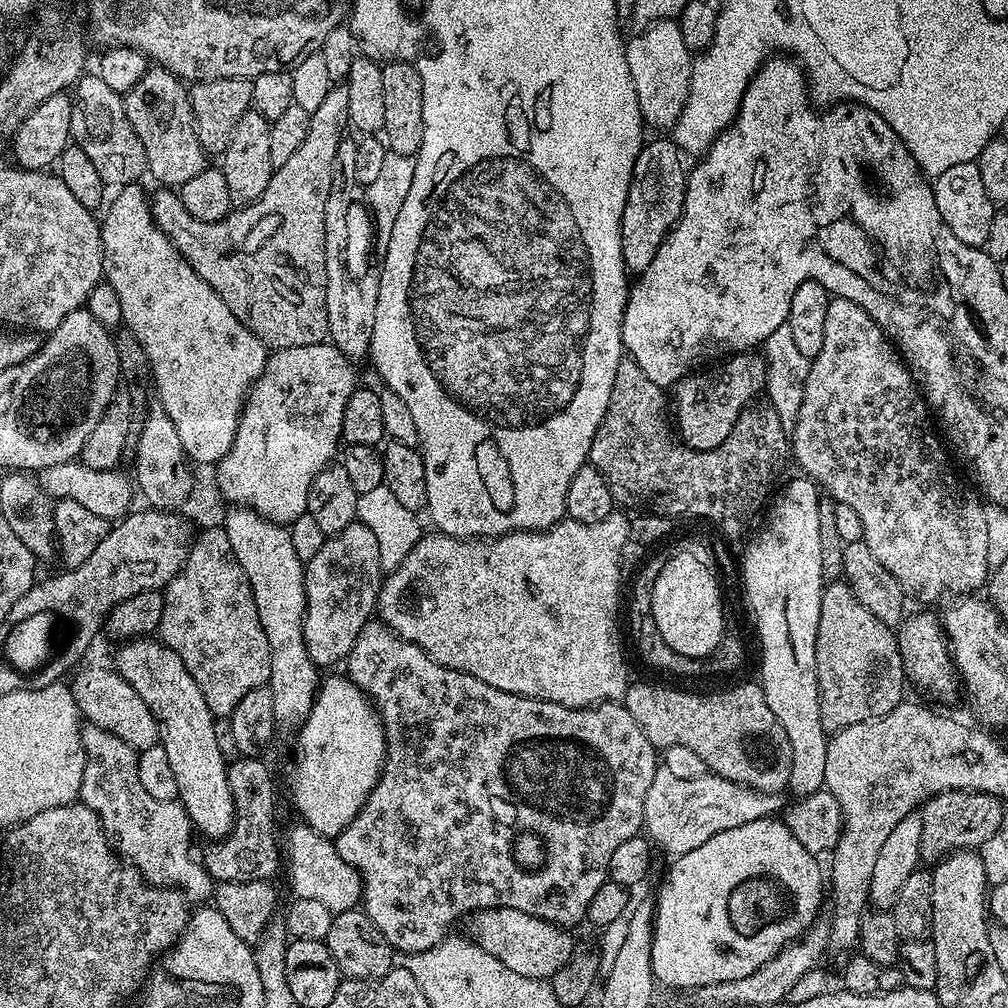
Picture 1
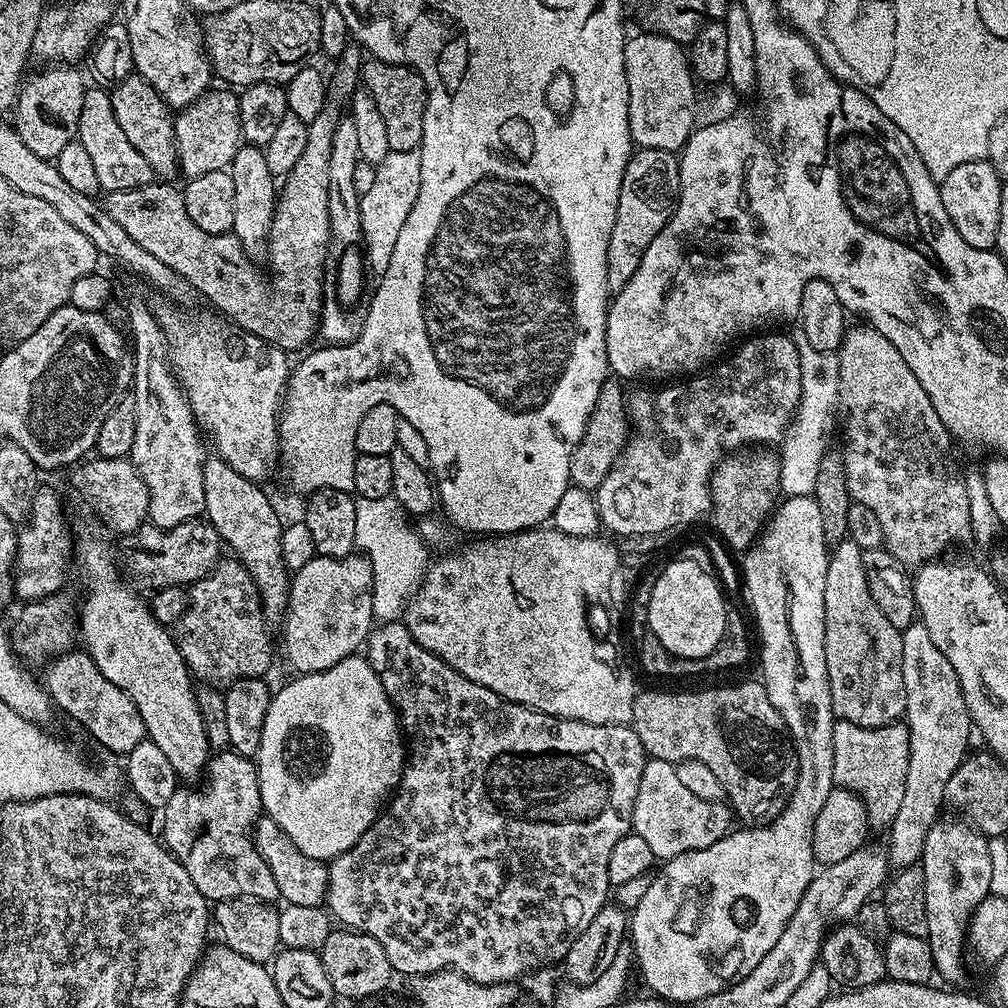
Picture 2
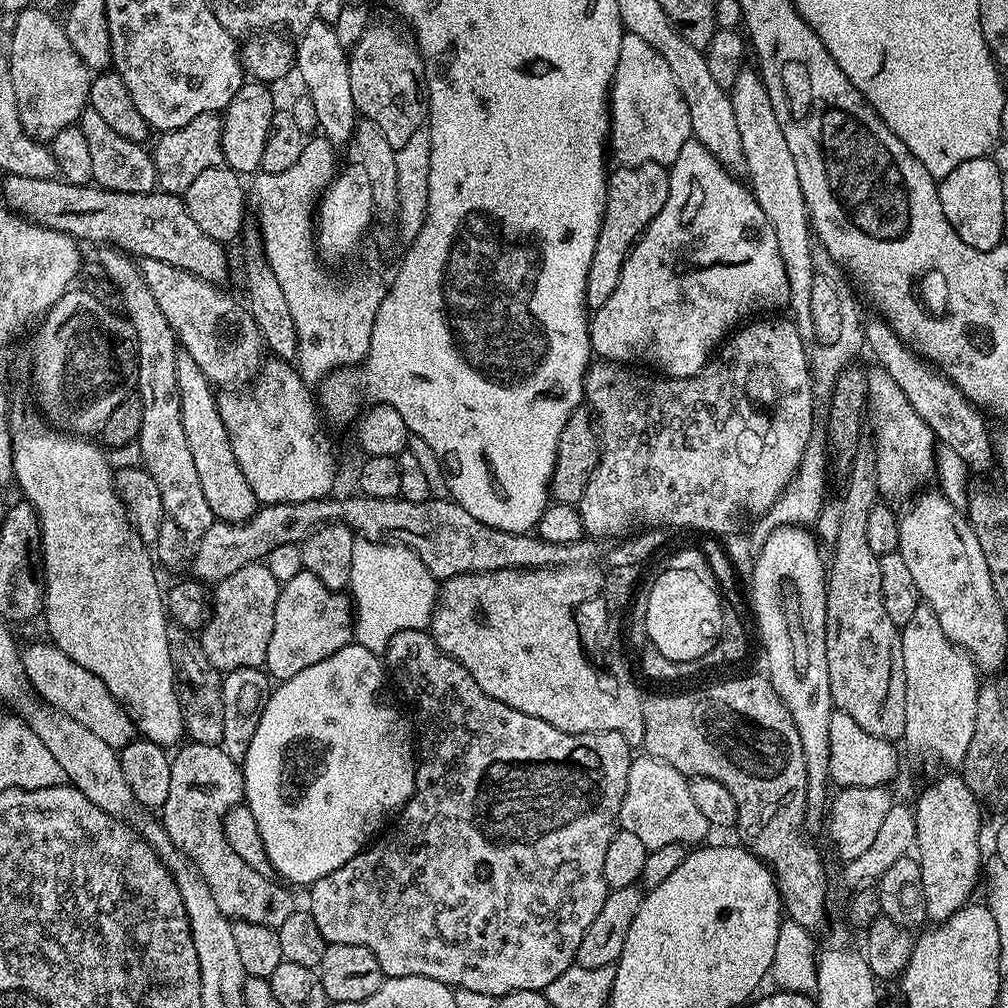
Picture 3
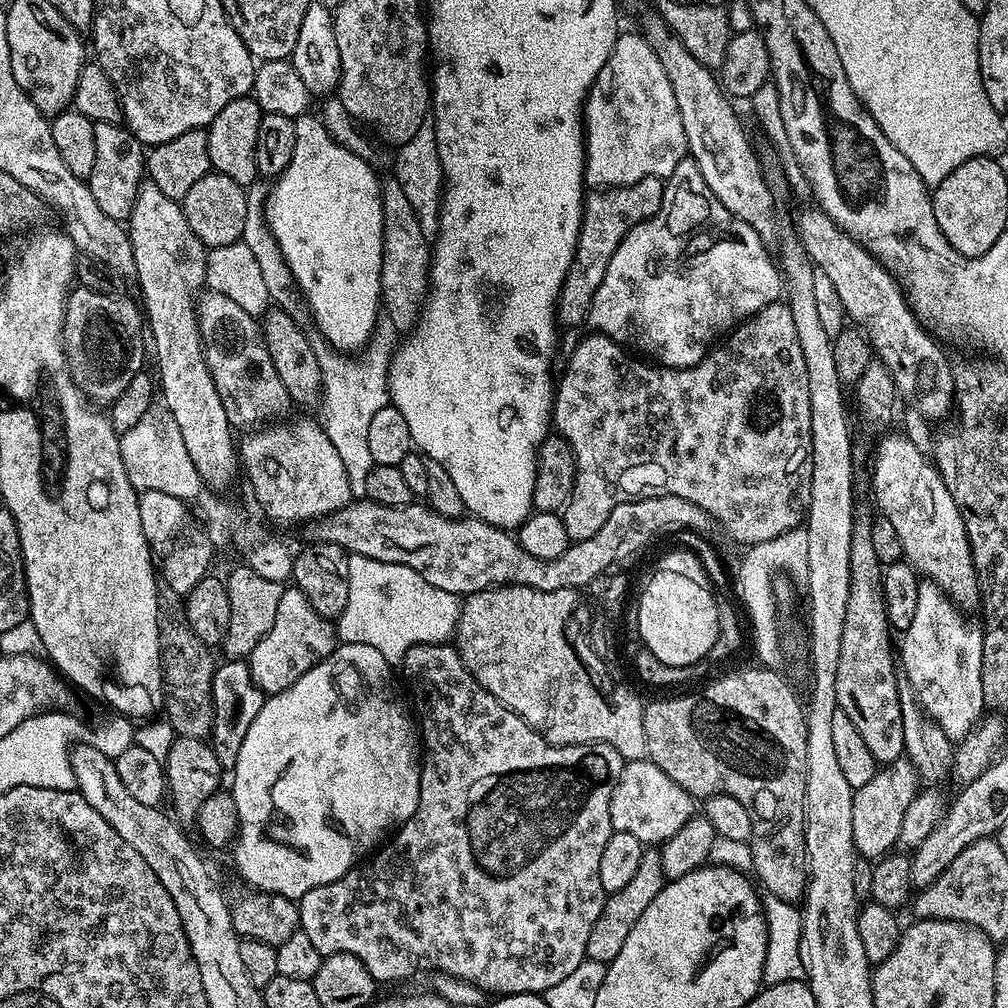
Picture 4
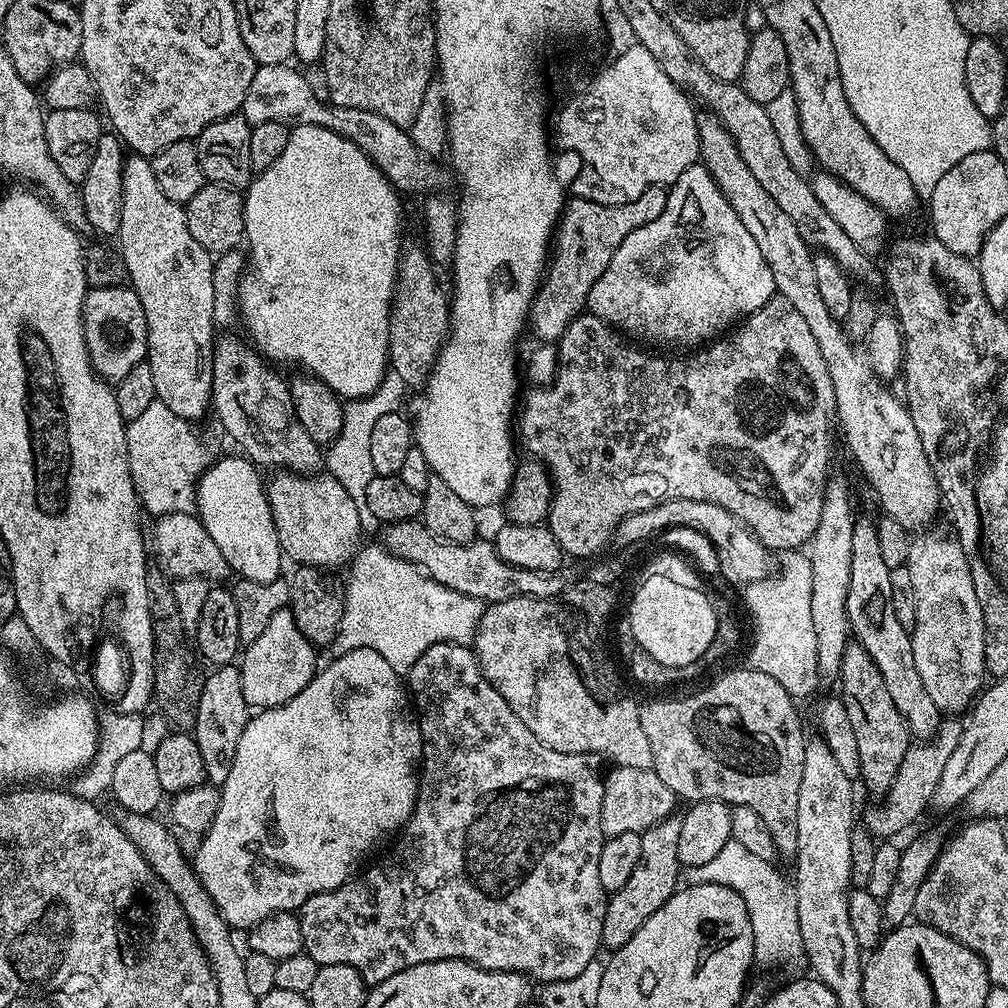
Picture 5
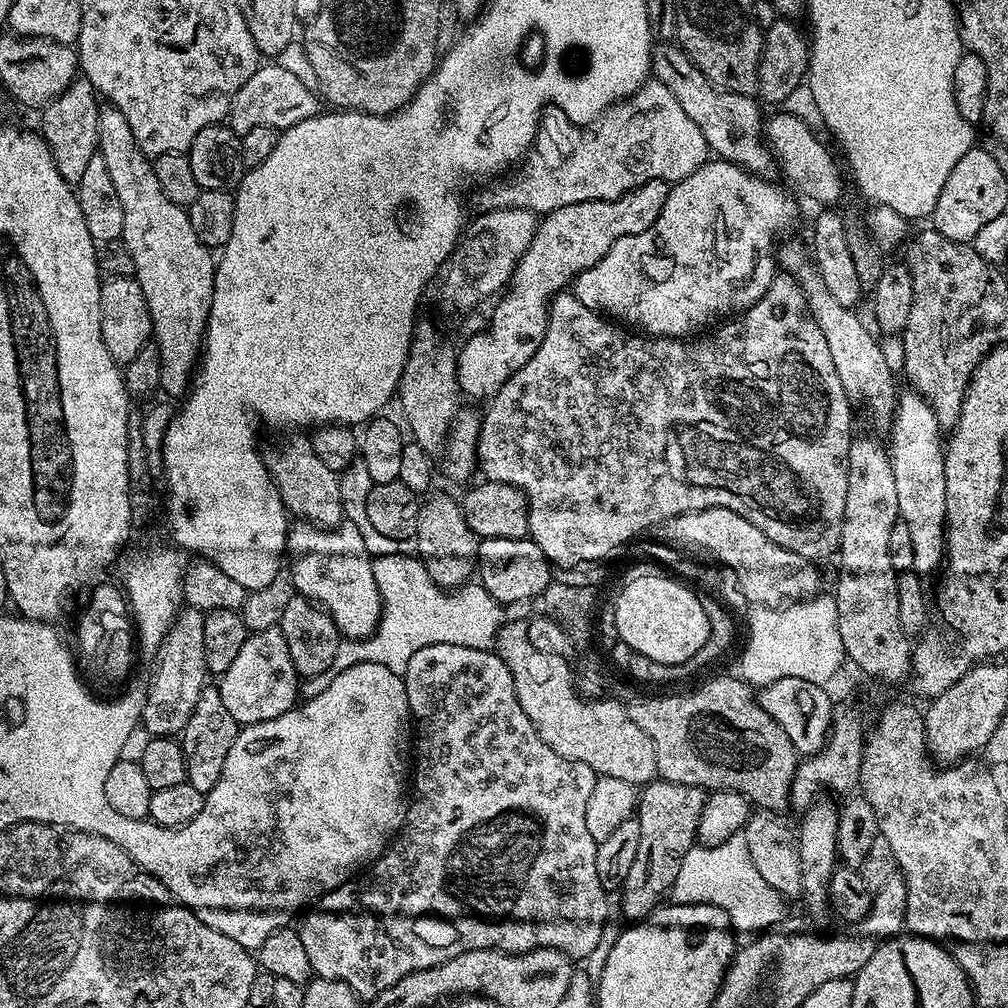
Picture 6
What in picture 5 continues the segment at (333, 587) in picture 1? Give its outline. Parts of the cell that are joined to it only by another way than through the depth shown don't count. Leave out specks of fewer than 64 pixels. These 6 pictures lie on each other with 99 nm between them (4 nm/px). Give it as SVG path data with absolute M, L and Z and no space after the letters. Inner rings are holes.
M291 607L278 610L278 614L270 618L266 630L262 630L262 634L258 634L258 638L254 638L254 642L243 649L238 664L242 694L249 709L277 708L290 702L290 698L302 691L316 675L316 652L317 649L308 641L308 635L298 626Z

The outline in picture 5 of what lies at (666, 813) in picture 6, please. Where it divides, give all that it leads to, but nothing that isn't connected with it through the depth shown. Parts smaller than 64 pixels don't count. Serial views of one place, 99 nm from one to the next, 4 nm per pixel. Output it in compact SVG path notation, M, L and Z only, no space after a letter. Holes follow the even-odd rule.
M669 814L645 832L640 833L642 851L638 854L638 863L630 873L630 879L622 885L622 890L611 893L606 906L606 918L602 918L601 945L605 949L615 950L626 946L630 938L678 890L682 880L682 865L678 858L678 833L682 830L680 816Z

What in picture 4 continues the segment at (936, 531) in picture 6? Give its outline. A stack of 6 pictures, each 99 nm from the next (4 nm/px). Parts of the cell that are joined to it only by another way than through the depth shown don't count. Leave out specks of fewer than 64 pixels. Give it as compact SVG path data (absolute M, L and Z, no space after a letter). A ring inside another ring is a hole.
M927 578L921 579L920 585L918 586L918 607L915 610L914 619L911 620L910 626L907 628L907 630L905 630L905 632L902 633L902 640L904 640L904 642L901 644L901 646L899 643L899 646L898 646L898 654L902 663L903 677L910 682L910 686L916 691L916 696L920 699L920 704L924 708L925 714L929 716L930 718L934 718L934 722L938 722L938 726L942 726L942 730L946 730L946 734L949 736L949 738L951 738L953 742L959 742L963 740L964 737L967 736L968 733L971 732L972 729L975 728L976 725L980 723L982 717L985 715L985 712L986 712L984 695L982 694L982 658L984 657L984 634L983 634L981 625L979 623L968 624L967 618L964 617L963 614L960 612L963 612L963 611L961 611L961 609L957 606L957 604L954 603L953 600L951 600L951 598L949 598L948 595L944 593L944 591L942 591L942 589L940 589L940 587L937 586L937 584L934 583L933 580L930 580Z

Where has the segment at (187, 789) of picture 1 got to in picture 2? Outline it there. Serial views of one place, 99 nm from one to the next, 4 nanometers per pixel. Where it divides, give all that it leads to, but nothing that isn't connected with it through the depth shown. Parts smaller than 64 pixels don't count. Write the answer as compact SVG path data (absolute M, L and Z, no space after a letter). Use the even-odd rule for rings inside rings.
M92 536L86 537L81 544L79 541L78 564L79 560L80 568L89 580L84 608L82 604L78 612L78 636L88 657L96 663L98 670L102 670L102 674L106 674L106 678L110 678L110 682L114 682L114 686L118 686L130 697L134 706L138 706L138 714L142 714L147 739L152 740L154 746L161 748L162 754L166 754L166 759L169 760L170 766L174 766L177 777L181 781L194 779L207 769L210 747L206 728L199 713L197 689L192 688L193 677L189 673L187 662L182 658L173 633L165 625L157 622L151 607L145 601L143 604L136 597L135 587L127 588L120 581L117 553L116 556L112 553L112 548L106 541L95 540Z

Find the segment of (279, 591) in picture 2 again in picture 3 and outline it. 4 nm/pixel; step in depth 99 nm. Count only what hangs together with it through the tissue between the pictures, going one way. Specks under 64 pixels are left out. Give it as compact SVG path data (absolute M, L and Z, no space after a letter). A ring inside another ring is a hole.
M183 350L176 352L176 378L182 406L182 430L186 430L186 442L190 446L190 455L194 457L202 494L206 494L206 502L216 520L224 520L227 524L242 524L256 513L258 501L254 490L250 490L250 482L246 482L234 458L230 434L226 434L222 414L216 405L218 396L214 386L206 374L198 370L198 362L194 362L194 358L190 358L190 354Z

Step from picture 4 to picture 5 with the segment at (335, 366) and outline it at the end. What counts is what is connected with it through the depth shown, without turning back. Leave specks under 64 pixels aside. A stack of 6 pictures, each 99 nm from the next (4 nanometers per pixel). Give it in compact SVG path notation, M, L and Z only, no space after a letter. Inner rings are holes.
M389 369L380 381L375 391L356 401L349 401L344 407L342 428L340 435L329 445L326 452L326 468L329 475L338 479L338 482L345 487L346 492L358 502L365 498L366 489L370 481L376 475L374 462L371 461L371 431L379 418L388 413L394 413L401 409L401 402L404 392L407 392L408 385L402 382L398 372Z

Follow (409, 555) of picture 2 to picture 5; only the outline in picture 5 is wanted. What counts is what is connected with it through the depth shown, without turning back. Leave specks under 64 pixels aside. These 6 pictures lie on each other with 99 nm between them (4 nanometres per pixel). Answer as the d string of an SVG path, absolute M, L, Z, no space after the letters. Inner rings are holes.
M383 546L377 548L361 547L350 561L348 572L348 589L343 589L344 617L336 632L336 639L330 645L333 657L344 658L347 652L356 652L359 648L369 648L377 652L383 663L394 666L394 670L407 674L418 662L418 658L430 646L435 644L467 645L476 635L476 627L484 613L485 605L481 601L470 598L458 590L450 590L437 580L420 571L408 560L390 554Z

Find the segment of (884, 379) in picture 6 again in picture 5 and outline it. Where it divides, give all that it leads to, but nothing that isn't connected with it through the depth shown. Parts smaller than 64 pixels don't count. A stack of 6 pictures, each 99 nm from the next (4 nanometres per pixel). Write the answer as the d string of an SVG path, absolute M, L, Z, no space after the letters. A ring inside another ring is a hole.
M711 114L697 115L696 129L700 139L700 160L705 170L730 202L734 214L742 218L742 226L750 230L750 238L754 238L758 250L762 250L762 258L766 258L773 275L775 291L786 298L786 302L790 302L802 318L806 318L806 326L810 326L810 334L814 334L814 342L818 342L818 350L830 370L830 382L834 386L838 428L840 424L857 466L864 471L869 486L876 491L884 507L883 515L898 518L906 529L923 529L928 526L923 524L935 518L942 497L905 401L901 397L899 400L888 389L891 387L885 386L874 374L867 351L849 340L843 323L826 310L822 294L818 291L818 278L814 275L813 249L798 234L794 222L790 222L790 214L778 207L778 202L766 194L766 186L761 186L758 178L754 178L746 167L746 162L742 162L742 154L738 154L732 135L724 129L717 116Z

